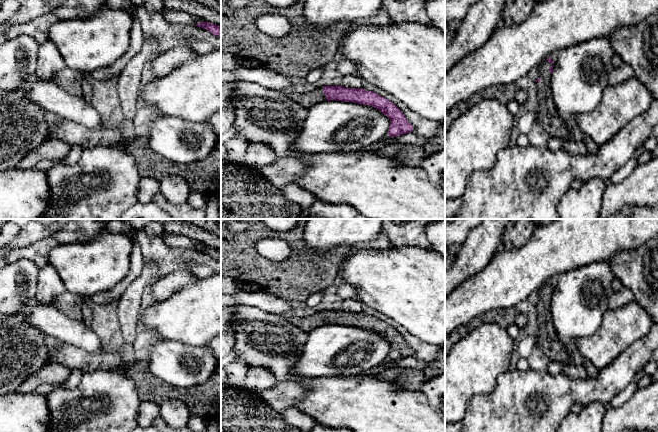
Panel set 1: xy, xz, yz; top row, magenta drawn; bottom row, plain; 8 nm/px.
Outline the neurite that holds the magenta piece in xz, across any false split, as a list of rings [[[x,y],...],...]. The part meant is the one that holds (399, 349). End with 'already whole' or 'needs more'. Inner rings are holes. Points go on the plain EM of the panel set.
[[[342,309],[324,310],[311,316],[292,317],[288,321],[307,333],[315,328],[331,324],[369,329],[378,333],[390,343],[388,360],[396,361],[413,356],[413,350],[393,326],[363,312],[345,312]]] | needs more

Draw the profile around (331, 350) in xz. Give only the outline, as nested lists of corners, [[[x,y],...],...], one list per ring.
[[[336,324],[324,325],[308,333],[291,371],[303,379],[354,376],[387,360],[389,352],[390,343],[372,330]]]

